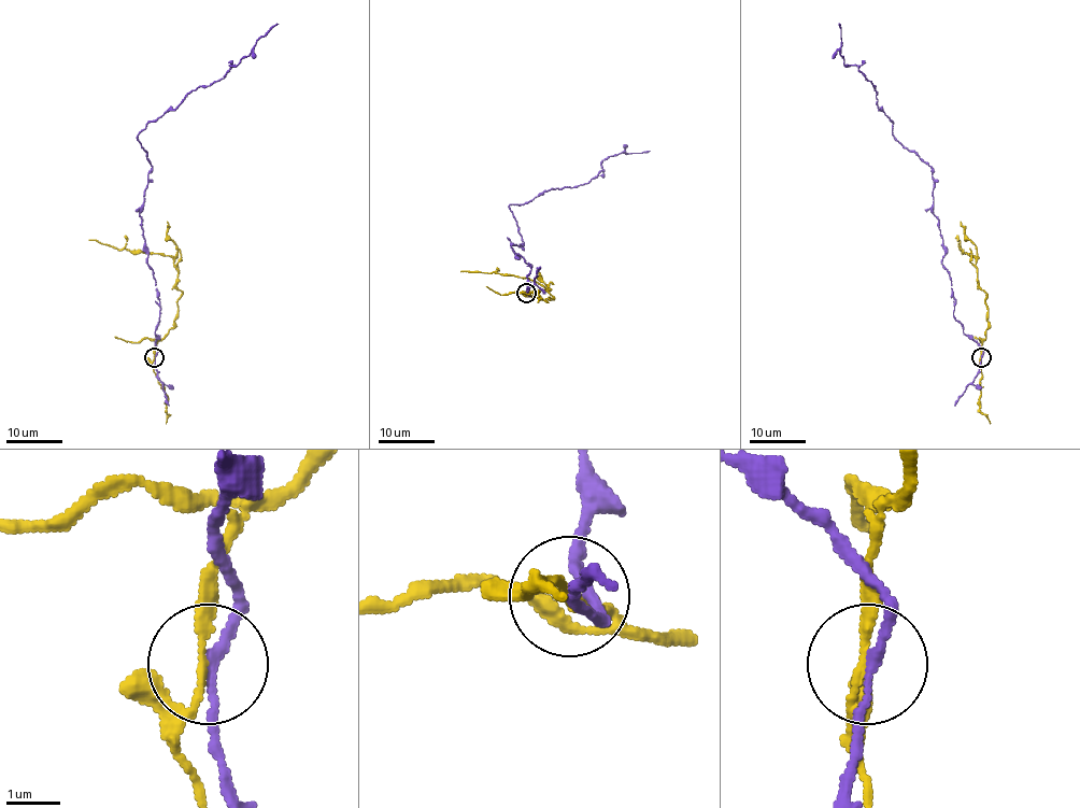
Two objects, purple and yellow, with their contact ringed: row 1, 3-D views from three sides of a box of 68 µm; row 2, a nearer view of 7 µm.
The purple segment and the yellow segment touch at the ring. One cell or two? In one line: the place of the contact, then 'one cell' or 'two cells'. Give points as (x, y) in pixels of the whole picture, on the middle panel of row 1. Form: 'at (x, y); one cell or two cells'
at (526, 293); two cells

